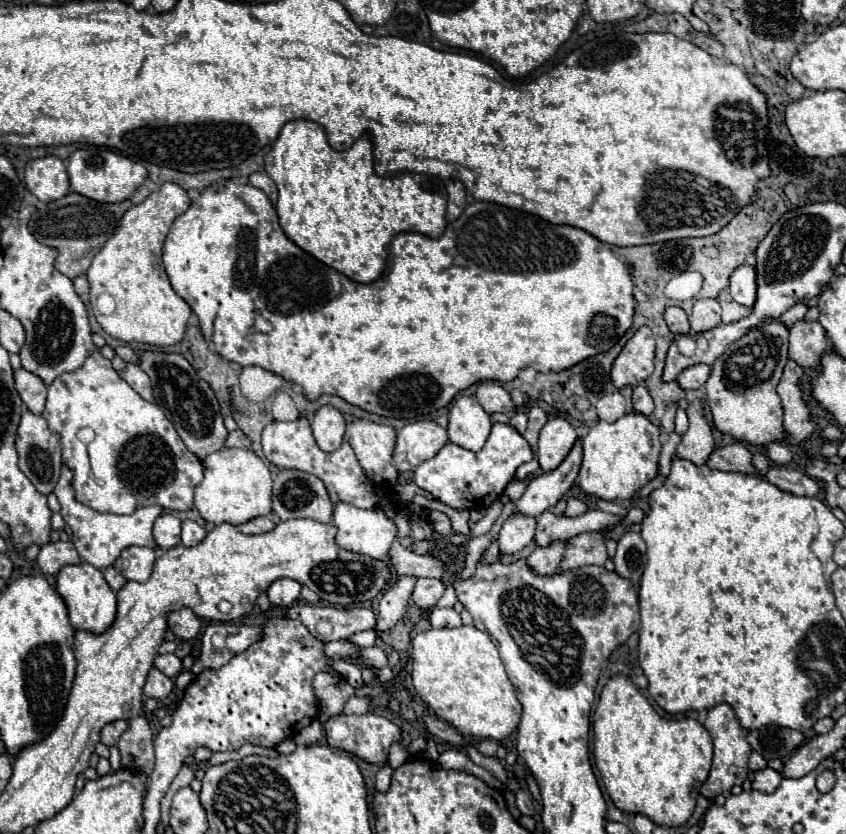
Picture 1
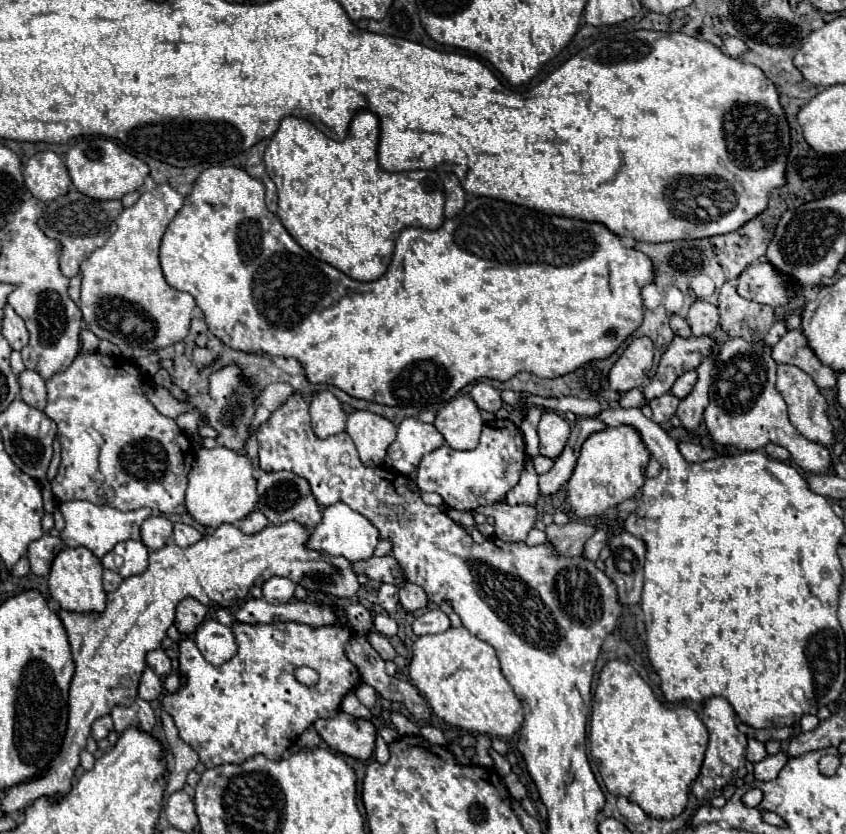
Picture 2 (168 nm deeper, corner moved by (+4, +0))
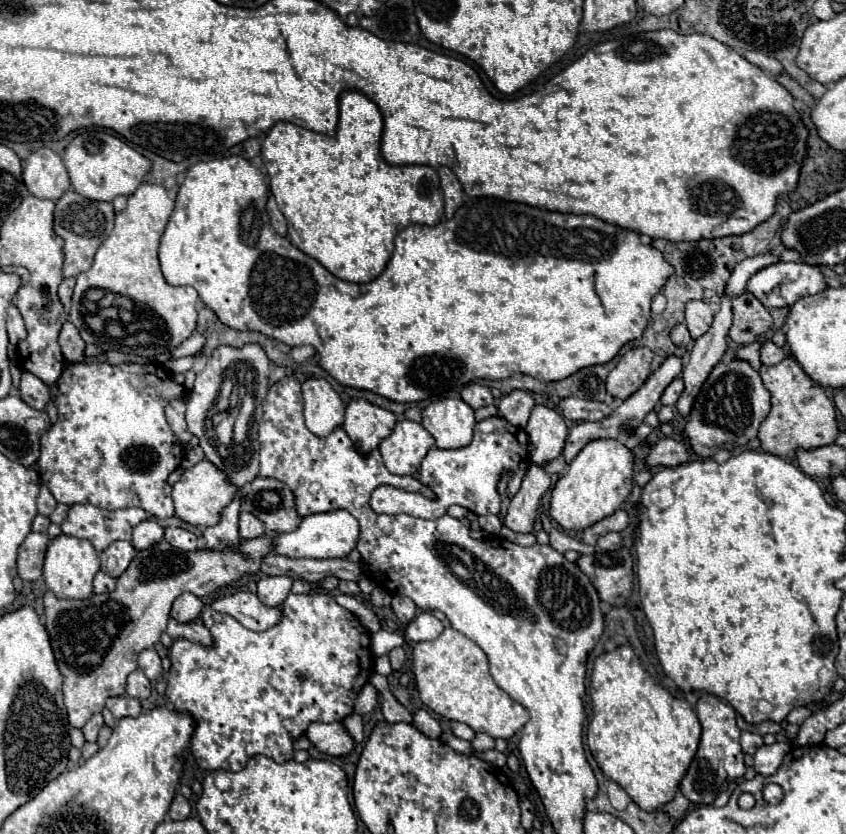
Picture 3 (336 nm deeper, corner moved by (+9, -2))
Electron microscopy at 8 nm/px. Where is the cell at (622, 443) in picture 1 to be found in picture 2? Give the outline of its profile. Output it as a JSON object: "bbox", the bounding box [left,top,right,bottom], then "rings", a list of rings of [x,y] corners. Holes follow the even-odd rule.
{"bbox":[568,425,650,519],"rings":[[[630,425],[606,427],[604,431],[592,433],[580,451],[574,473],[568,481],[568,505],[582,519],[600,515],[606,509],[630,499],[638,493],[646,479],[646,465],[650,461],[650,451],[642,443],[640,433]]]}

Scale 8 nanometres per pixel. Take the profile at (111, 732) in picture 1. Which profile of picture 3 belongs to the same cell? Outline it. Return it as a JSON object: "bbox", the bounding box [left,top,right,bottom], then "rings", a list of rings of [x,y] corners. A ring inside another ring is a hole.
{"bbox":[83,713,103,741],"rings":[[[95,713],[95,715],[85,723],[85,727],[83,727],[85,739],[87,739],[87,741],[97,741],[97,733],[99,733],[101,725],[103,725],[103,717],[101,717],[101,713]]]}

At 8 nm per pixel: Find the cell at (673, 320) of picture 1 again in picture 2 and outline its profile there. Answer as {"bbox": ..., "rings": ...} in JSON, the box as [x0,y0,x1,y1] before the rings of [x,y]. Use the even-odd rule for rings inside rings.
{"bbox":[670,315,692,337],"rings":[[[672,315],[672,317],[670,317],[670,327],[672,327],[672,331],[674,331],[676,335],[680,335],[680,337],[690,337],[690,335],[692,335],[686,319],[680,317],[680,315]]]}

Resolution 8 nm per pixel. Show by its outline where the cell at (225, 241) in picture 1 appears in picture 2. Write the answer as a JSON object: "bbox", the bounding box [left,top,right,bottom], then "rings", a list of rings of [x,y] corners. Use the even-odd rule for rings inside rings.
{"bbox":[160,167,652,411],"rings":[[[210,167],[202,171],[202,175],[194,183],[192,193],[186,197],[182,209],[176,213],[176,217],[172,219],[172,223],[168,225],[162,237],[160,265],[168,285],[178,291],[186,291],[194,297],[196,305],[204,313],[208,329],[228,347],[236,351],[244,351],[244,353],[264,353],[264,355],[270,355],[272,359],[294,357],[302,363],[306,371],[306,379],[310,383],[326,383],[326,385],[332,383],[334,387],[342,389],[344,393],[356,399],[366,399],[366,401],[388,405],[388,407],[418,407],[418,409],[422,407],[422,409],[434,409],[434,411],[438,411],[462,387],[466,387],[468,383],[476,379],[508,381],[522,369],[538,377],[552,379],[552,377],[560,377],[578,369],[582,363],[610,357],[618,349],[618,345],[642,323],[644,305],[640,299],[640,287],[652,281],[650,259],[646,259],[646,255],[642,255],[640,251],[626,249],[620,243],[620,237],[608,231],[600,223],[586,223],[586,221],[556,217],[556,215],[550,217],[550,215],[544,215],[544,213],[520,207],[520,205],[512,205],[500,199],[474,197],[466,203],[466,207],[454,219],[446,219],[444,225],[436,231],[426,231],[420,227],[406,227],[396,239],[396,247],[394,247],[394,255],[392,255],[388,271],[376,281],[358,283],[350,279],[348,275],[344,275],[342,271],[338,271],[336,267],[324,261],[318,261],[308,251],[304,251],[290,237],[290,233],[284,229],[280,219],[266,209],[264,185],[258,179],[252,179],[246,171],[236,169],[236,167]],[[272,265],[278,265],[280,269],[284,269],[282,277],[278,277],[280,279],[278,289],[270,289],[270,281],[262,279],[264,273]]]}

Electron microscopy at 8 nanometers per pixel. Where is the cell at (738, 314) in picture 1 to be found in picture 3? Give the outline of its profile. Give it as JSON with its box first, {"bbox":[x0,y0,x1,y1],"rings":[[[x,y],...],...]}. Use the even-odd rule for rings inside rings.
{"bbox":[729,293,773,345],"rings":[[[743,293],[733,299],[733,327],[729,337],[737,345],[747,345],[761,339],[773,325],[773,317],[763,307],[763,303],[751,293]]]}

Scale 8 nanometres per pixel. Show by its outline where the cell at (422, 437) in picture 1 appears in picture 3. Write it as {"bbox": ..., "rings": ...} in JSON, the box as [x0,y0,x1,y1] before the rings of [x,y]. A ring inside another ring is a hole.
{"bbox":[379,419,435,475],"rings":[[[399,419],[393,433],[381,441],[379,451],[385,467],[395,475],[415,475],[427,451],[435,445],[421,423]]]}

